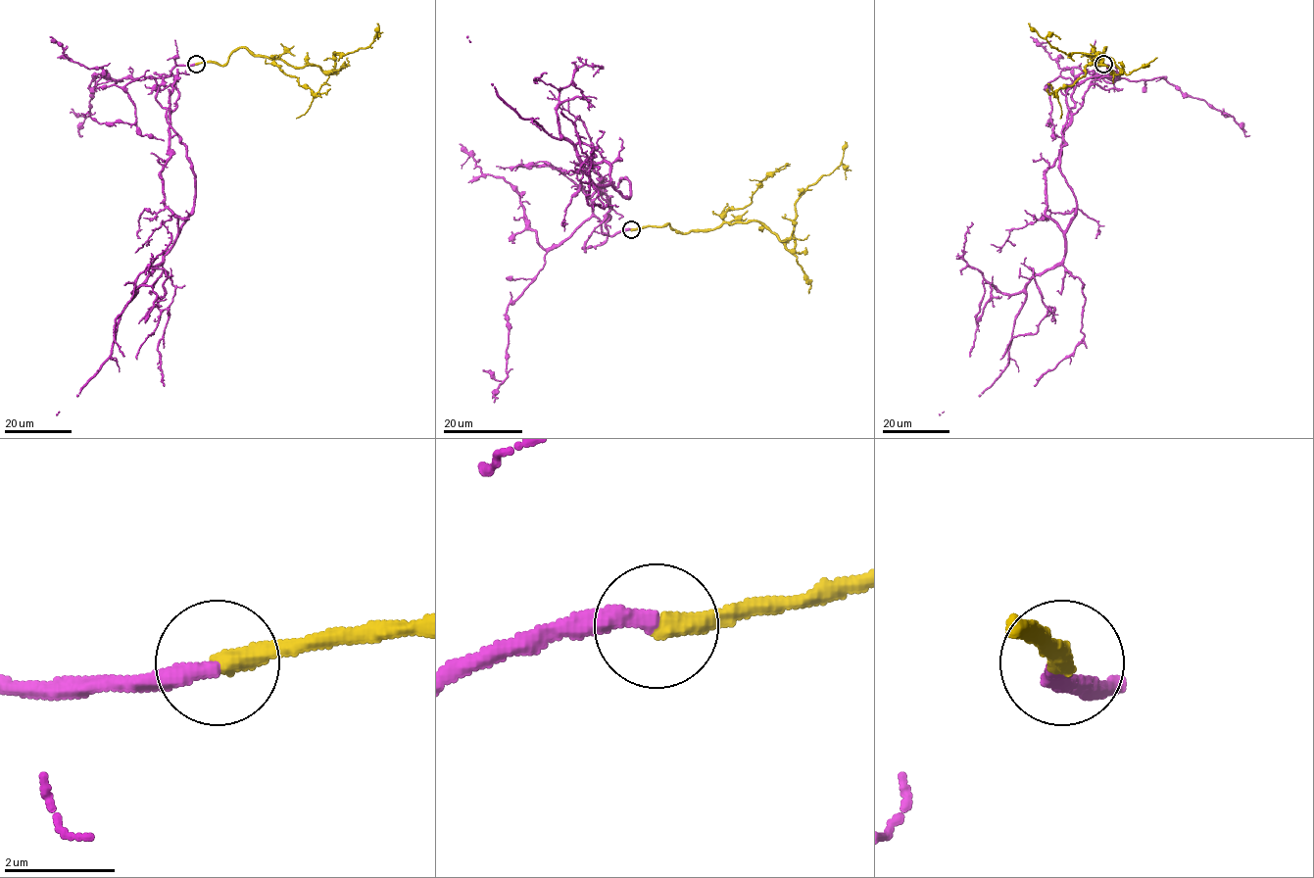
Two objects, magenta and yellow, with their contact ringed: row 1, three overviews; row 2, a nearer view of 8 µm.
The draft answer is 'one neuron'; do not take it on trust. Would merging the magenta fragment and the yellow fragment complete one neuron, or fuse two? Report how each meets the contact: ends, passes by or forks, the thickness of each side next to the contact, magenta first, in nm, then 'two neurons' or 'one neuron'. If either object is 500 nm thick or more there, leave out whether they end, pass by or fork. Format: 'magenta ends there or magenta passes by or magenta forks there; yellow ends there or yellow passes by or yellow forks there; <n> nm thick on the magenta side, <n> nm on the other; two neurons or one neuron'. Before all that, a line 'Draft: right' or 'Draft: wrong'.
Draft: right
magenta ends there; yellow ends there; 320 nm thick on the magenta side, 400 nm on the other; one neuron

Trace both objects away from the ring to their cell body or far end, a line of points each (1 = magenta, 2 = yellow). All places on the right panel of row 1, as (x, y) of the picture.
1: (1102, 64), (1076, 87), (1045, 173), (1064, 259), (1025, 287), (1001, 374), (939, 414)
2: (1103, 64), (1098, 59), (1105, 47), (1095, 68), (1120, 73), (1111, 58), (1066, 54), (1028, 24)

